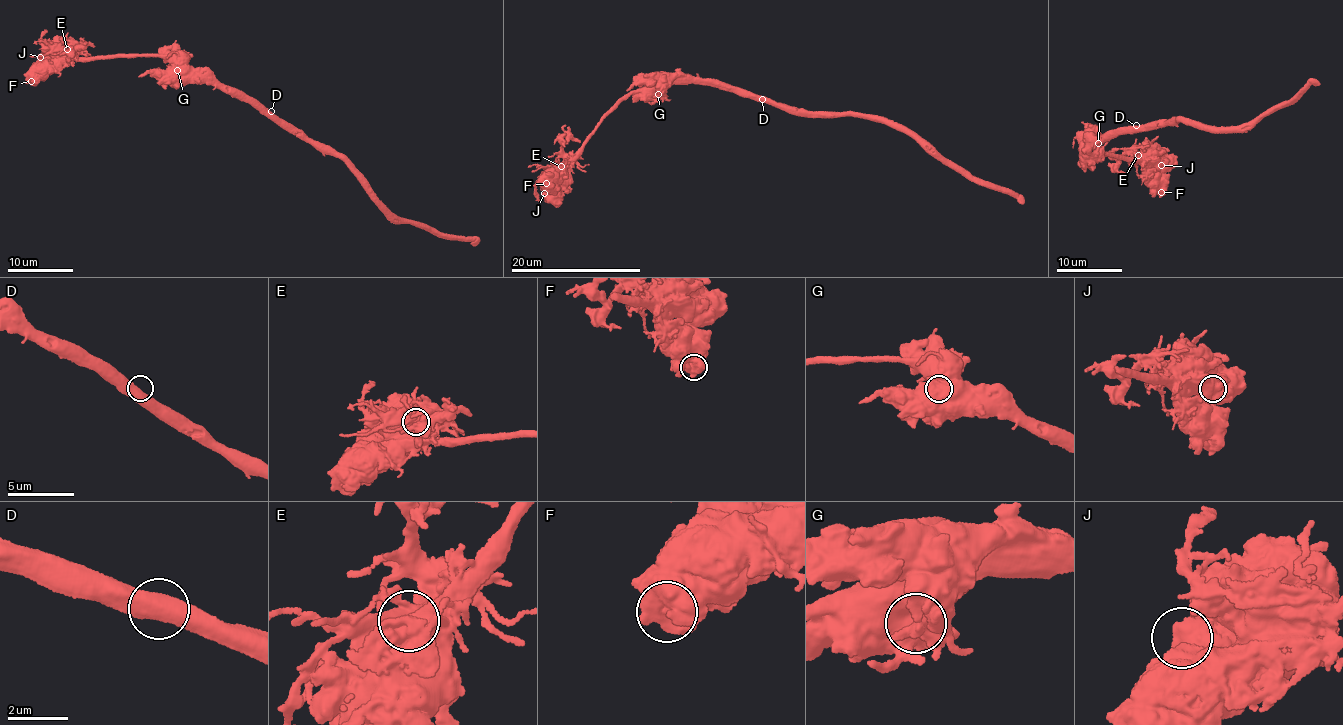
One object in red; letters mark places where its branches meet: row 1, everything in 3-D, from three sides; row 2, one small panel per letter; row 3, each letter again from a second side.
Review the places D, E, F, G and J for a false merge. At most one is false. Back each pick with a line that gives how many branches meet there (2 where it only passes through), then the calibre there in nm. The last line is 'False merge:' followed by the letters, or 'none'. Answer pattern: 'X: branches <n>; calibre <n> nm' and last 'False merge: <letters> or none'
E: branches 3; calibre 600 nm
False merge: E

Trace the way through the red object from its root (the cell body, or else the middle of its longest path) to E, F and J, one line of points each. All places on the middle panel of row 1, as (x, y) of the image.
E: (761, 98), (695, 80), (669, 78), (652, 83), (618, 104), (599, 123), (582, 151), (561, 167)
F: (761, 98), (695, 80), (669, 78), (652, 83), (618, 104), (599, 123), (581, 154), (546, 183)
J: (761, 98), (695, 80), (669, 78), (652, 83), (644, 90), (632, 92), (603, 119), (572, 170), (544, 193)

